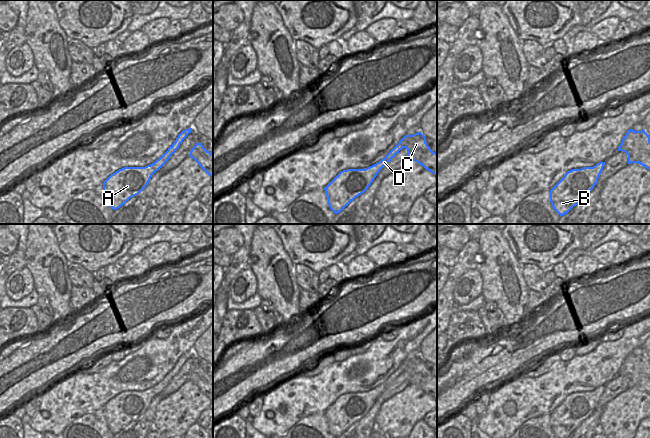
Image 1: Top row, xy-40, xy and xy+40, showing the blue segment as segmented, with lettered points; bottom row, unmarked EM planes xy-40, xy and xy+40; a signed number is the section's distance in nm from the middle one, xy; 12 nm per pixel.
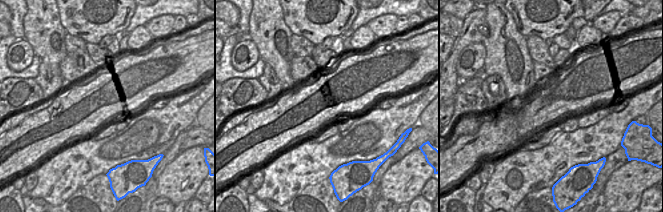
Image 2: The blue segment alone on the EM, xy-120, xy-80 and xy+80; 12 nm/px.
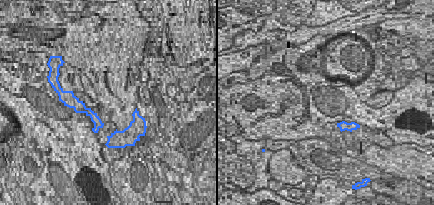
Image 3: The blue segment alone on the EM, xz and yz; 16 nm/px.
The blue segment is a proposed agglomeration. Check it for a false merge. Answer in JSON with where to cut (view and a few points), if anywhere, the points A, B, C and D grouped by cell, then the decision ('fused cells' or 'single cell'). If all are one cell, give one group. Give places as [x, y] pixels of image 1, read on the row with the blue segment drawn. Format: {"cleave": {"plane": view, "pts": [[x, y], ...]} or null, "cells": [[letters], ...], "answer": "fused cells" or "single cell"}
{"cleave": {"plane": "xy-40", "pts": [[149, 165], [153, 166], [156, 170]]}, "cells": [["A", "B"], ["C", "D"]], "answer": "fused cells"}

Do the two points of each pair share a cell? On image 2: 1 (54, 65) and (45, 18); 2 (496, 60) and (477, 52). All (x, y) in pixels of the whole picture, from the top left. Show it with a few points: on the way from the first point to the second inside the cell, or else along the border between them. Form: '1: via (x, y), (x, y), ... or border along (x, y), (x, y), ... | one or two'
1: via (52, 53), (45, 30) | one
2: border along (481, 43), (485, 49), (483, 67) | two

